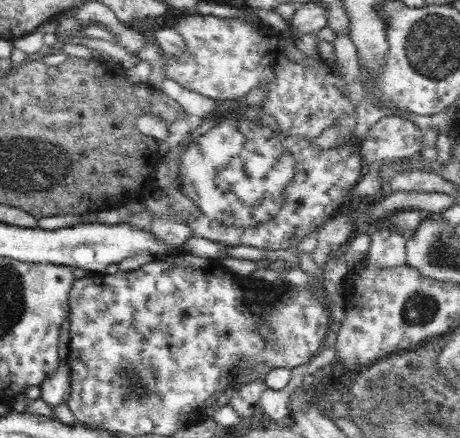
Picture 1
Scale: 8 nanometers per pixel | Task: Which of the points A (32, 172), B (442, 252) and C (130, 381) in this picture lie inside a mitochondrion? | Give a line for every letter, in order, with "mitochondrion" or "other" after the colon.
A: mitochondrion
B: mitochondrion
C: mitochondrion

